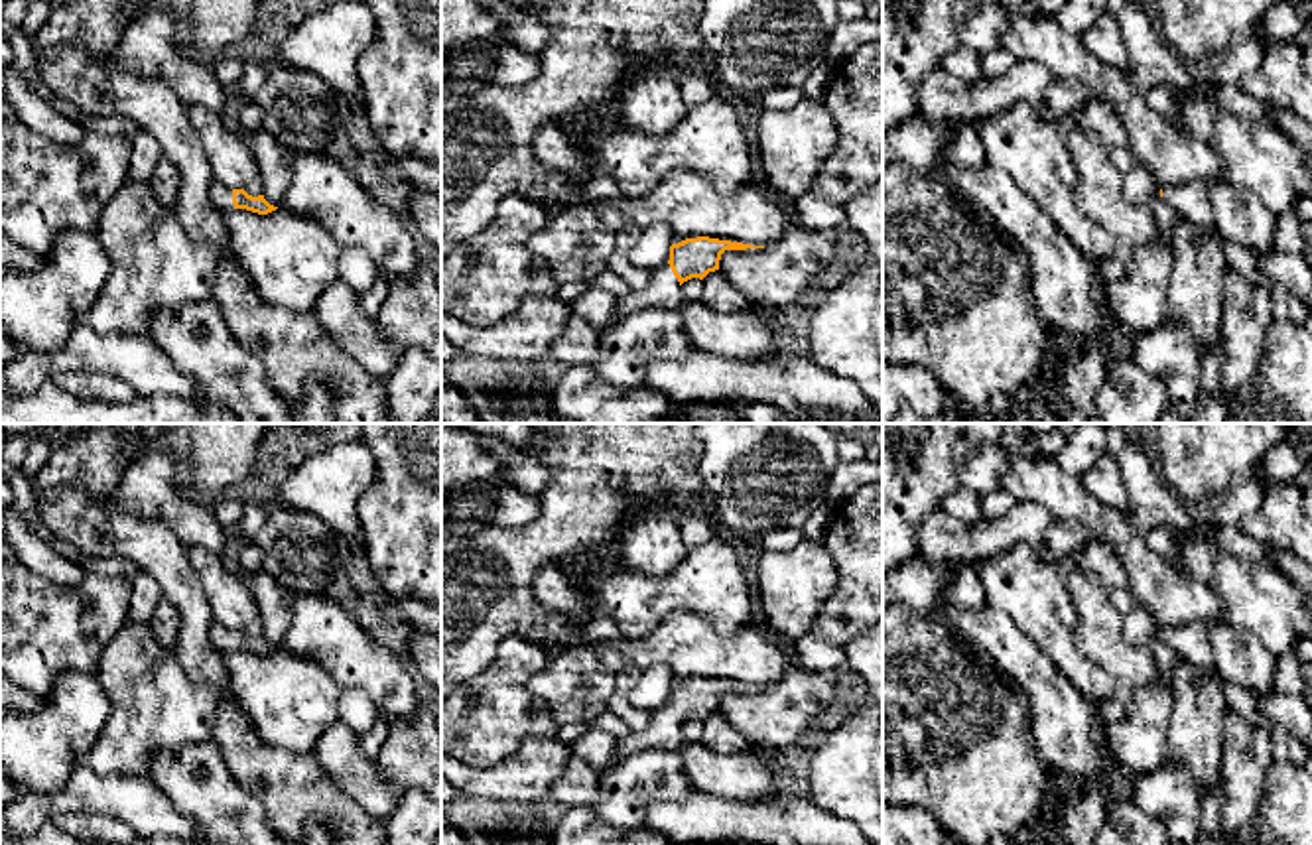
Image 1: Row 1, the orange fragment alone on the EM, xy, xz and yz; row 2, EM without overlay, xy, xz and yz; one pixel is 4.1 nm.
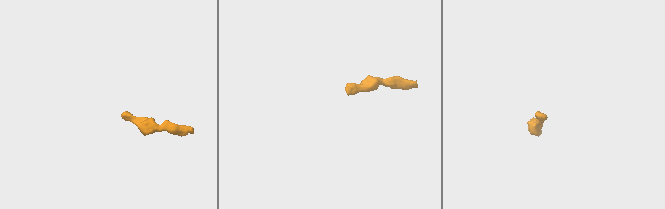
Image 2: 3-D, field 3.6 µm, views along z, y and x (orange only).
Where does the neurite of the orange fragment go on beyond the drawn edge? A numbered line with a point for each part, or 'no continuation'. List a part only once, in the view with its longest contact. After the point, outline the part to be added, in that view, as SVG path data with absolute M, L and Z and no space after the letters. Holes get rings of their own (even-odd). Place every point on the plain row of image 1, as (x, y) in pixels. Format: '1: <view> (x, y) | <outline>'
1: xz (662, 733) | M670 705L652 711L650 725L642 731L630 731L624 739L617 741L617 754L624 758L640 750L678 750L680 748L680 723Z

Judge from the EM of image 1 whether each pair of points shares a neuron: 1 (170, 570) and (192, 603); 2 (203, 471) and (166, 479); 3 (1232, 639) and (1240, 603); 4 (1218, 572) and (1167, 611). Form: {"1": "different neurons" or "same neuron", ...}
{"1": "same neuron", "2": "different neurons", "3": "different neurons", "4": "different neurons"}

